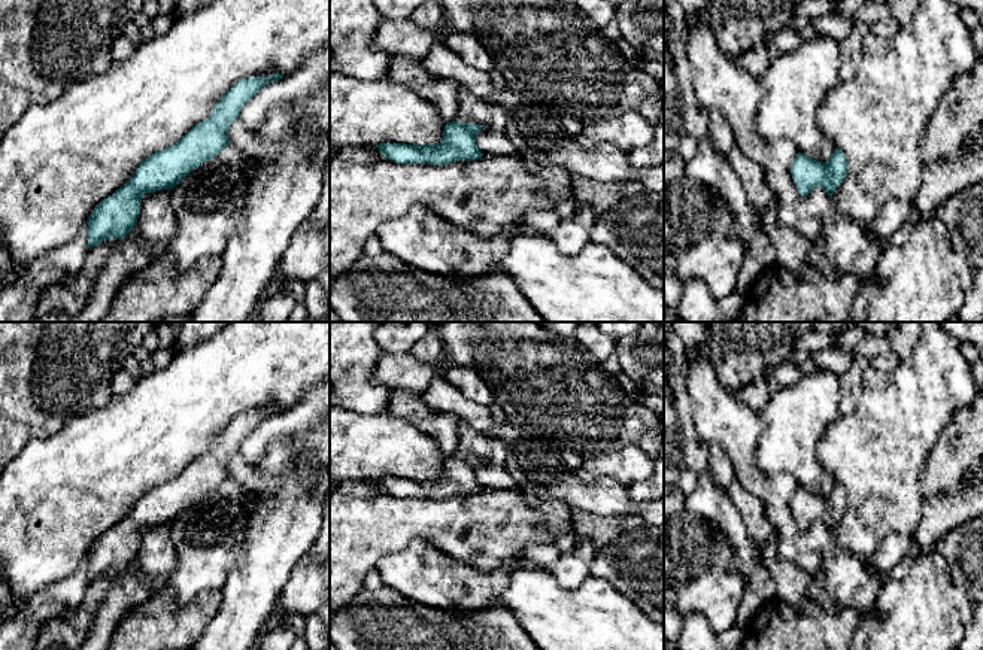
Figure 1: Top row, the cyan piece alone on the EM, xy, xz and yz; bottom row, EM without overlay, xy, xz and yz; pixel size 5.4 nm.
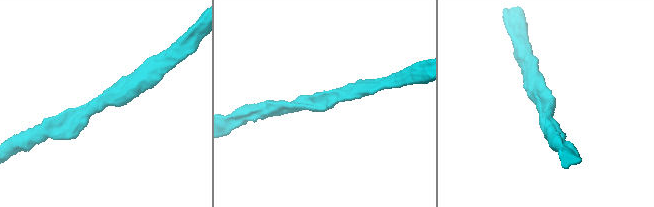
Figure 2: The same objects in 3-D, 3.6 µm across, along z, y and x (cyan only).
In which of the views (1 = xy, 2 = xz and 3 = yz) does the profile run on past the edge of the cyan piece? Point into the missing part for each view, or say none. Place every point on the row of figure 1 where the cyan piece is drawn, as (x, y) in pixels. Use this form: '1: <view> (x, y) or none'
1: none
2: none
3: none

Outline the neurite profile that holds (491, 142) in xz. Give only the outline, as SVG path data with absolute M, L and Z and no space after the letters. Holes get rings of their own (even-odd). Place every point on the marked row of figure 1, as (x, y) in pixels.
M459 85L456 97L456 121L483 127L476 134L476 145L483 155L500 157L516 154L515 146L504 133L509 112L503 106L488 98L476 97L470 89Z

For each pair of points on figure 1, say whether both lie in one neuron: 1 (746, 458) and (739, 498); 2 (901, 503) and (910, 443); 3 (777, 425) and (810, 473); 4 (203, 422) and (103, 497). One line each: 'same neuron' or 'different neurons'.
1: different neurons
2: same neuron
3: same neuron
4: same neuron

